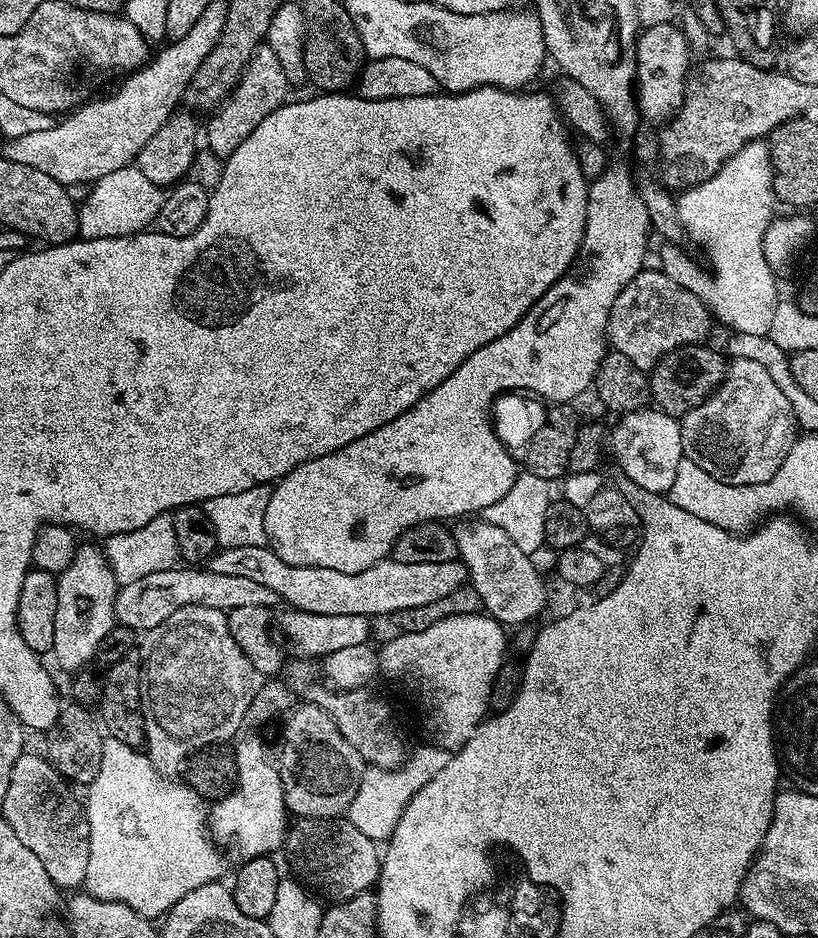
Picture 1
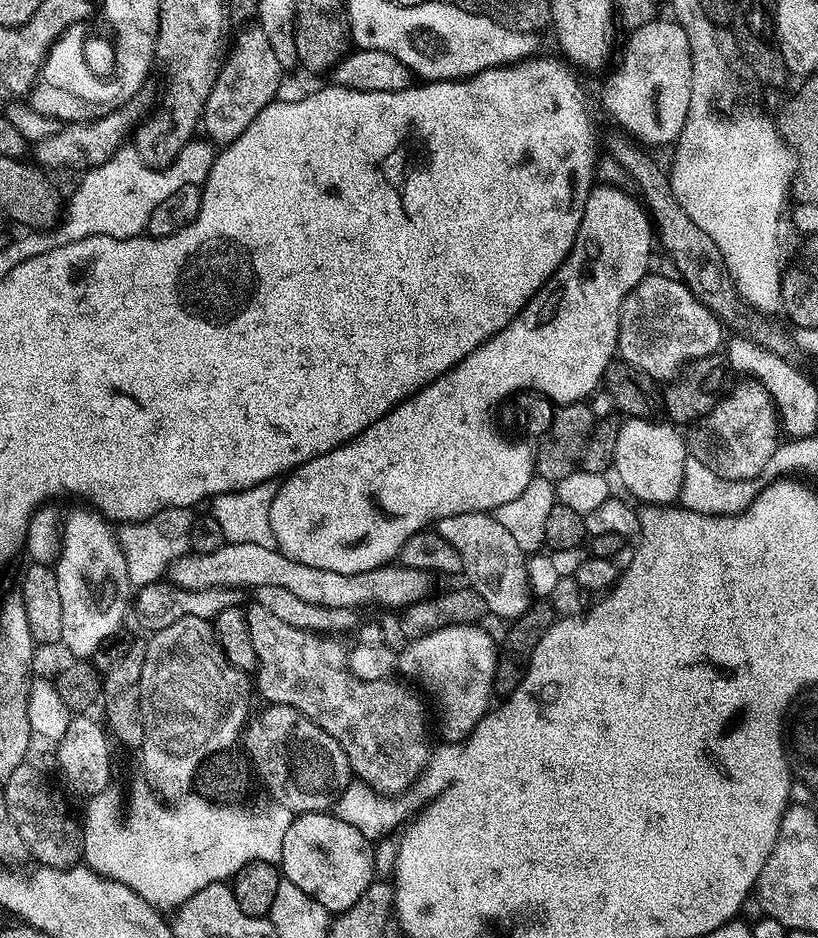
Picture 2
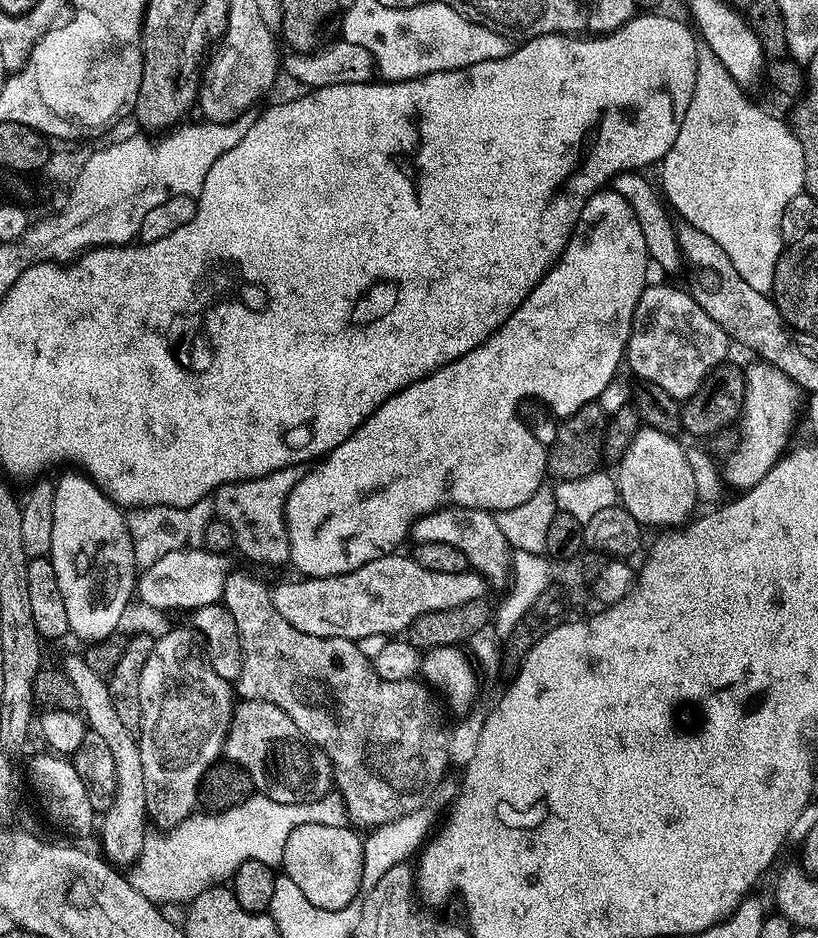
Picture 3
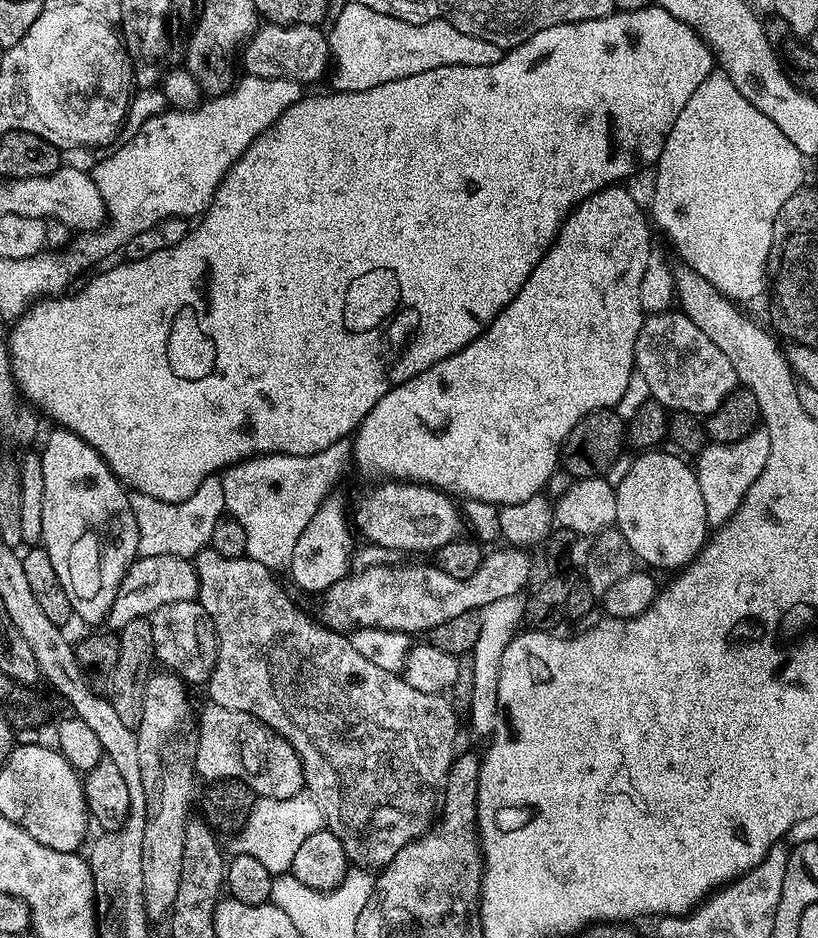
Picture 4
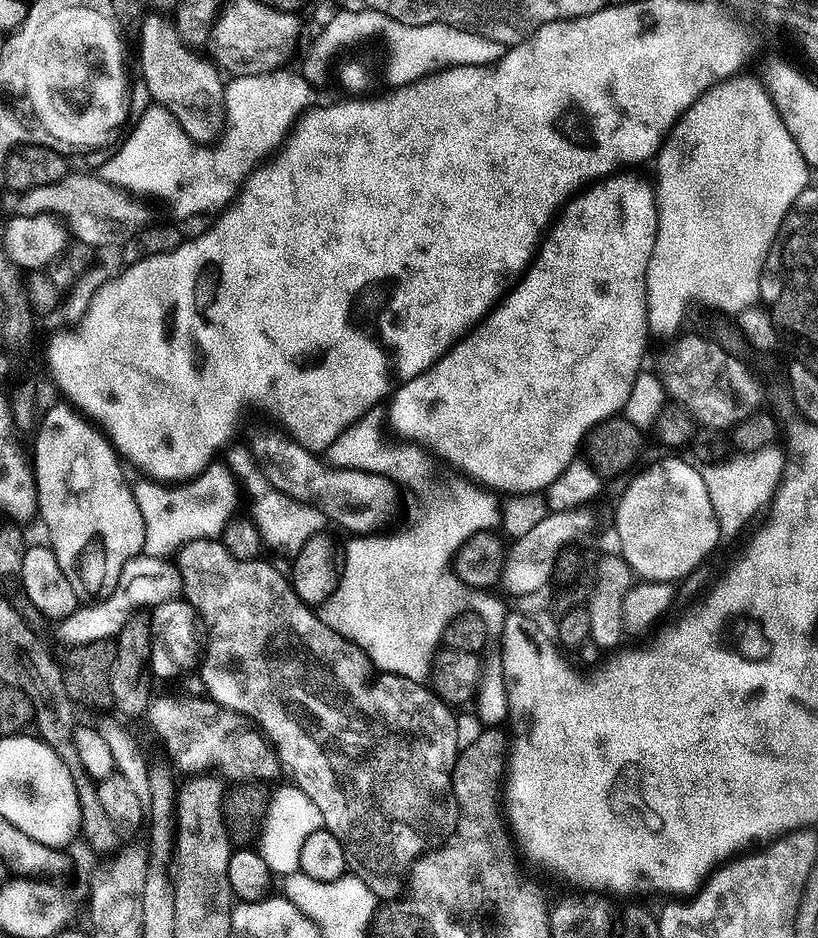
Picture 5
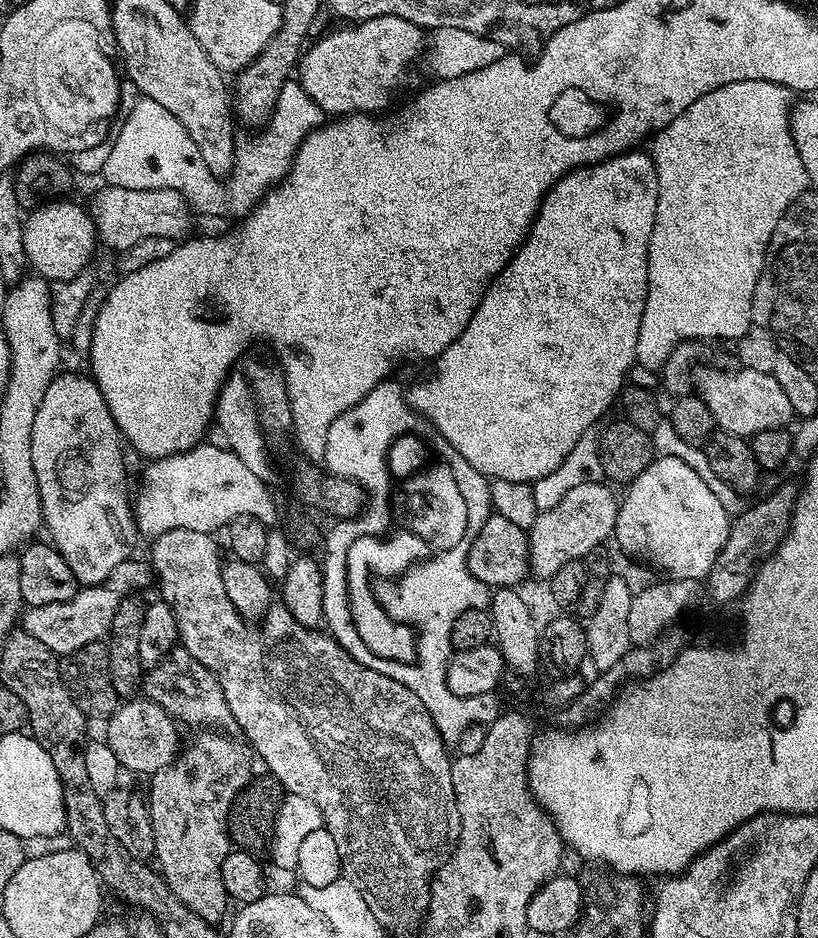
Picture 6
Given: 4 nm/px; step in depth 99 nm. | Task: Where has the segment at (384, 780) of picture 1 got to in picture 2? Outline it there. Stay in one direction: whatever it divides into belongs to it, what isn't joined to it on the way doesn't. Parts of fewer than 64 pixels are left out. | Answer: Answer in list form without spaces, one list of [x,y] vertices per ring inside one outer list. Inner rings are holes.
[[[444,742],[441,745],[431,751],[428,764],[424,768],[422,776],[415,782],[407,795],[407,802],[400,796],[392,799],[386,796],[379,796],[379,793],[373,791],[364,781],[354,780],[348,784],[346,790],[336,801],[334,814],[344,822],[349,823],[350,826],[358,829],[359,833],[368,840],[378,842],[385,839],[392,834],[391,831],[396,826],[403,822],[408,811],[414,811],[413,813],[415,813],[422,805],[434,802],[462,774],[462,766],[464,765],[463,745],[458,742]]]

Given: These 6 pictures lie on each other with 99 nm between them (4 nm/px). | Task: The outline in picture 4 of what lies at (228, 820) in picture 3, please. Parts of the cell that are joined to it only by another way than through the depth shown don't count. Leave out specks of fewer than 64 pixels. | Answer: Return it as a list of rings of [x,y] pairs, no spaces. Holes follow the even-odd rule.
[[[311,794],[291,796],[289,800],[257,799],[244,827],[231,837],[232,852],[241,856],[258,858],[266,870],[273,874],[291,873],[294,854],[302,847],[302,842],[310,838],[310,834],[321,831],[325,827],[324,815],[318,802]]]

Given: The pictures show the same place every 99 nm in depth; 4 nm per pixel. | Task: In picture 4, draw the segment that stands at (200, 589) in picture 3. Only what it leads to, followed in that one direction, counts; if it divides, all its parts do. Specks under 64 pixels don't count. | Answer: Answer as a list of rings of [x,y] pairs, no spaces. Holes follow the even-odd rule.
[[[140,556],[129,566],[122,586],[114,598],[114,606],[108,611],[107,627],[118,630],[139,616],[151,617],[158,606],[170,602],[186,602],[197,599],[198,579],[196,565],[191,559],[182,556]]]

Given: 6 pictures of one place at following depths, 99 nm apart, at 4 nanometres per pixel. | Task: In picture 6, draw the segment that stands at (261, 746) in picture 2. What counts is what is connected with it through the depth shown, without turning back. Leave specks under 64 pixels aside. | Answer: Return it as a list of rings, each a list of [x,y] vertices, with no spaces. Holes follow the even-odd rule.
[[[132,698],[121,703],[114,715],[108,717],[106,727],[106,742],[110,750],[114,750],[114,758],[118,758],[121,769],[127,771],[129,768],[132,772],[151,774],[162,770],[162,766],[176,759],[182,744],[176,733],[177,721],[162,706],[147,698]]]

